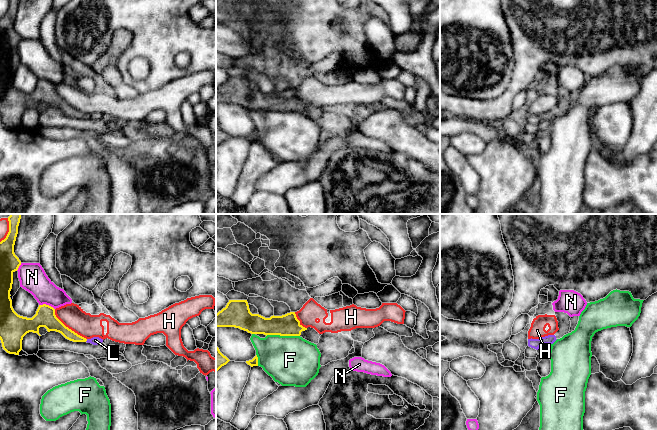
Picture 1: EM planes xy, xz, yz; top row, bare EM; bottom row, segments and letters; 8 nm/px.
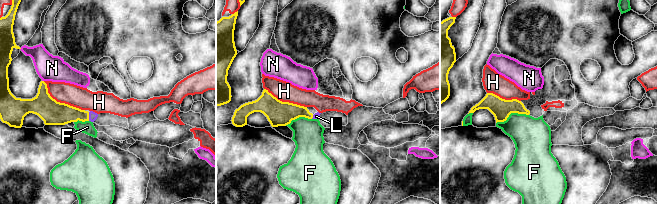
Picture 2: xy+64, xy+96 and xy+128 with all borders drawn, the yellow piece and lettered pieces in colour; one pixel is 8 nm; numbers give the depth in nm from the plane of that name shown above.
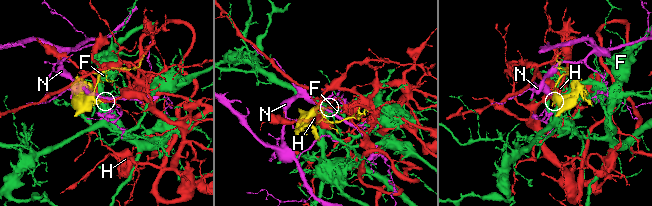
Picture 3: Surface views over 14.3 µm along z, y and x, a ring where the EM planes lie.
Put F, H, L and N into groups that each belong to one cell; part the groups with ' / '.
F / H / L / N

